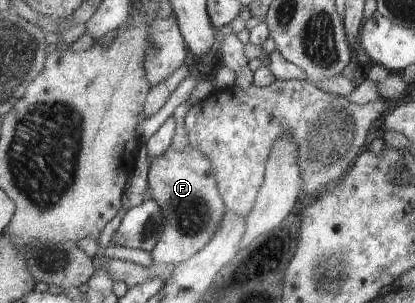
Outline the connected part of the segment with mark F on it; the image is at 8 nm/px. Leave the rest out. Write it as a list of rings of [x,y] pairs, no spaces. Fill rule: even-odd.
[[[190,145],[182,151],[168,149],[162,157],[156,157],[152,161],[149,169],[149,189],[152,189],[153,199],[158,201],[158,205],[162,207],[162,213],[164,213],[164,231],[160,237],[160,243],[151,251],[153,261],[170,265],[188,261],[210,243],[212,237],[216,235],[216,231],[220,229],[220,223],[227,212],[226,205],[220,195],[219,185],[212,175],[210,157],[200,153],[199,149],[192,149]]]

